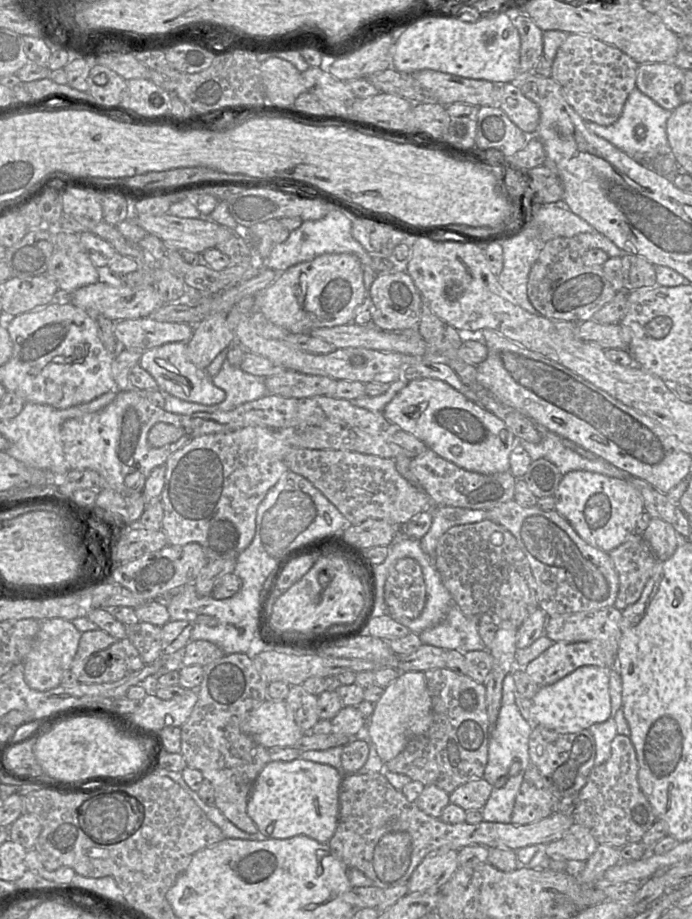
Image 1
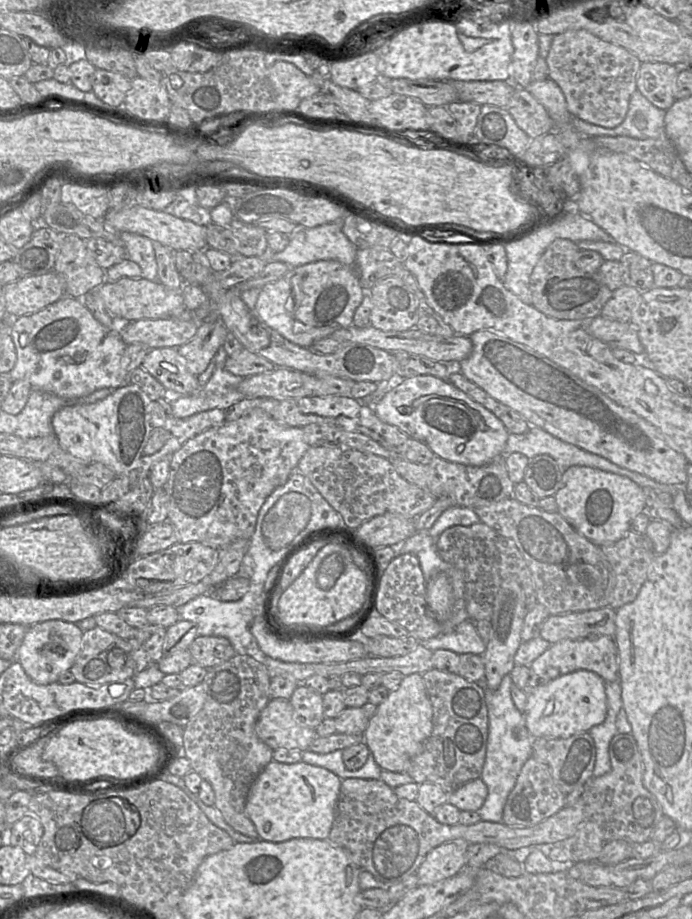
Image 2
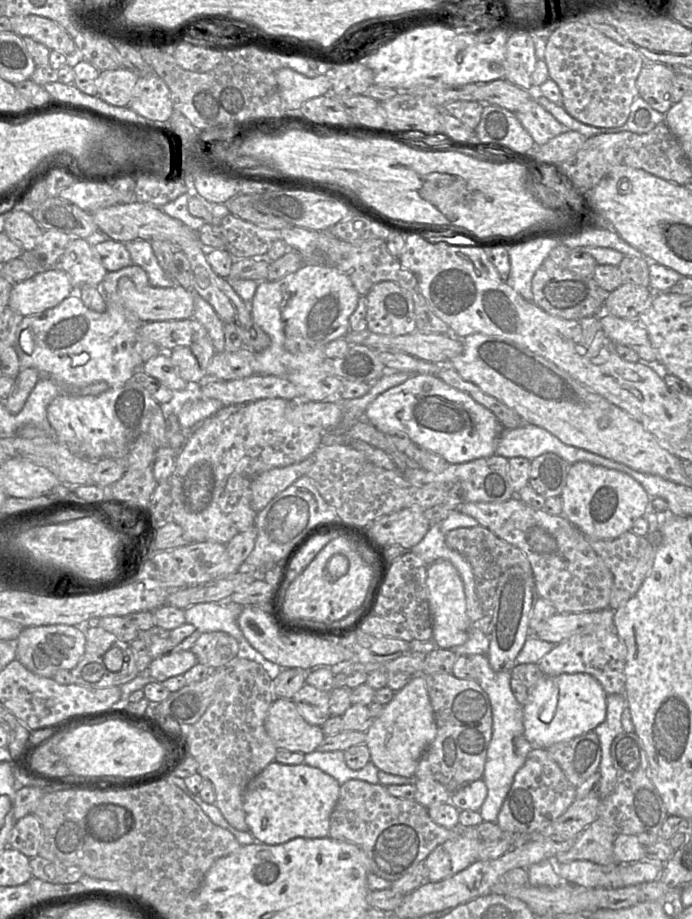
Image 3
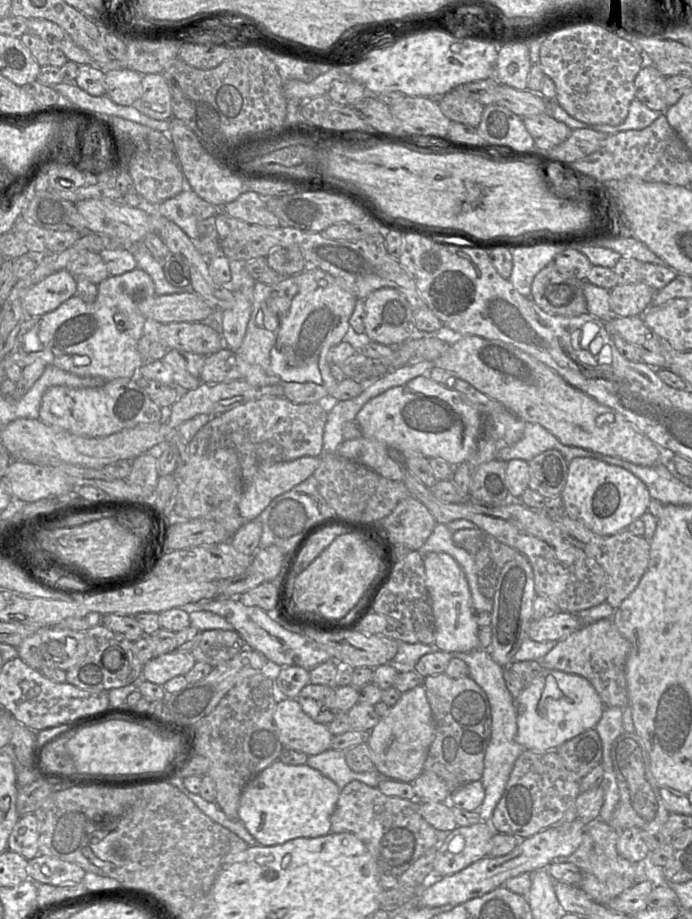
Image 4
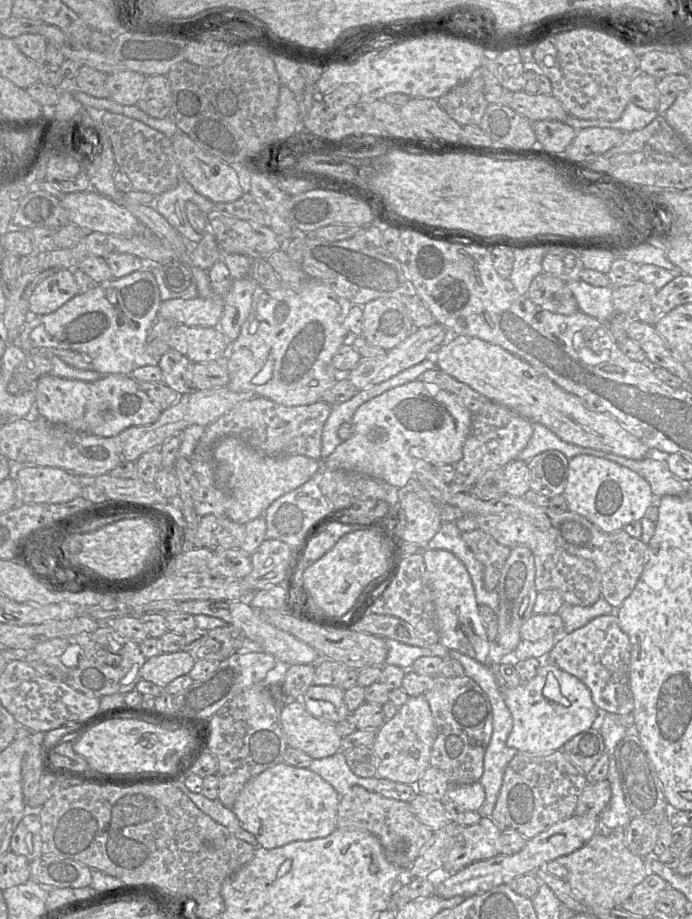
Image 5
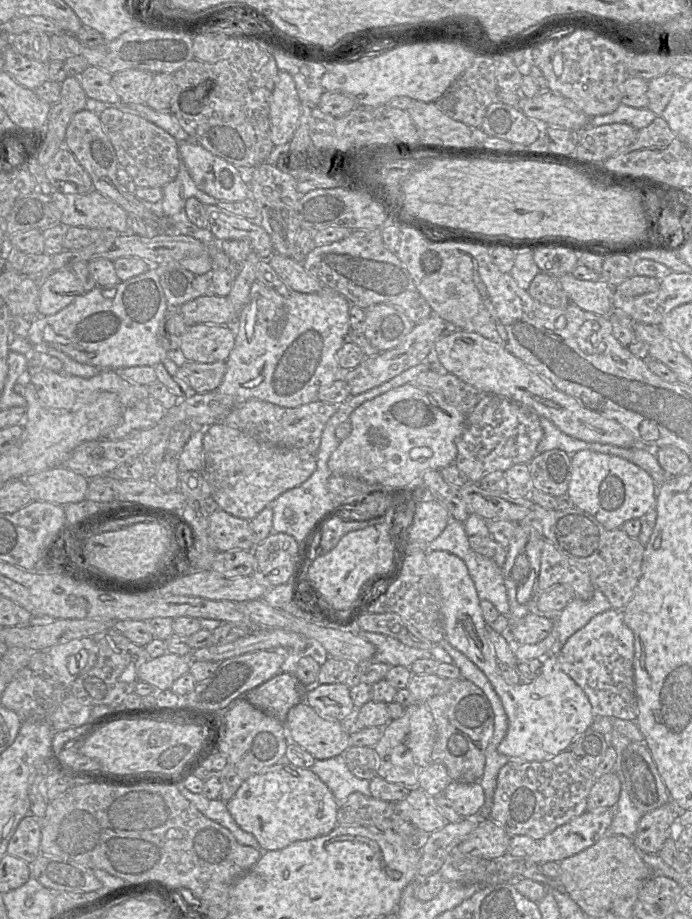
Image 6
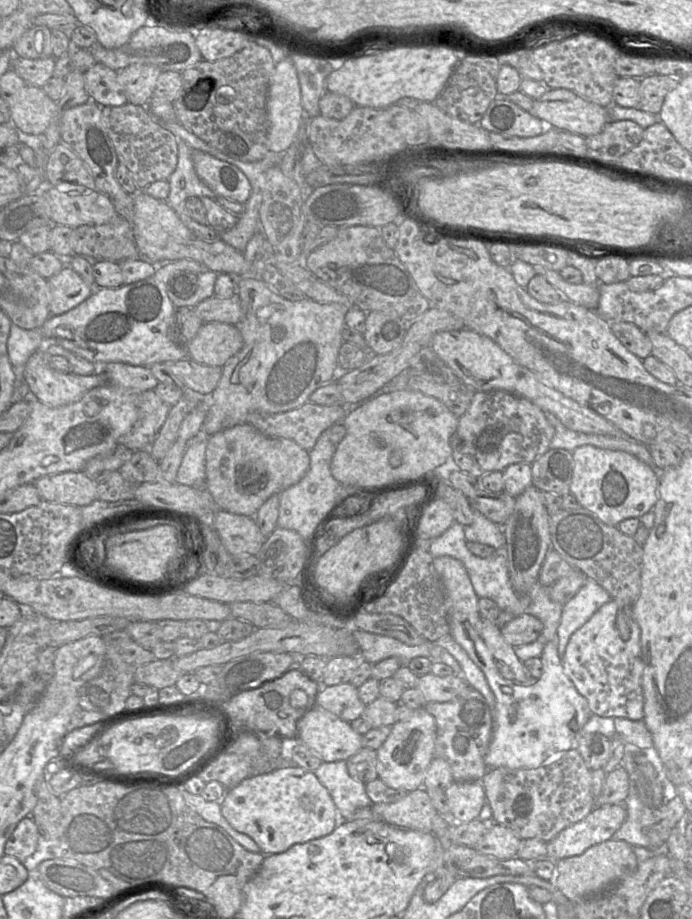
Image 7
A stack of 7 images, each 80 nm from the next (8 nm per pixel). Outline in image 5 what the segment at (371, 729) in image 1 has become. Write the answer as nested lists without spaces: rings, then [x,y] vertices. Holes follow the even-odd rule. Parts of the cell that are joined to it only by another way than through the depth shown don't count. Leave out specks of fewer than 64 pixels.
[[[423,695],[411,696],[398,708],[395,716],[377,730],[372,749],[377,756],[377,776],[393,782],[415,785],[430,767],[430,755],[436,726],[429,704]]]

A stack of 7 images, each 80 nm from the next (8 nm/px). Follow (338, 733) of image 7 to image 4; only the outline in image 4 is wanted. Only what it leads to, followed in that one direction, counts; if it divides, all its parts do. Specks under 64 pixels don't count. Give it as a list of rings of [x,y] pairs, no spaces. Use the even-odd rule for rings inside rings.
[[[279,698],[273,719],[283,748],[297,750],[307,756],[318,755],[331,748],[333,735],[328,725],[314,721],[303,711],[297,699]]]

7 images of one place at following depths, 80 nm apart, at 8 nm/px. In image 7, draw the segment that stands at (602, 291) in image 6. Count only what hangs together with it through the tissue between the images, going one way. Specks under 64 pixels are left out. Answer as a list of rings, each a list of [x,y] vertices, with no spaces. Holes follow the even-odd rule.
[[[540,265],[533,267],[536,274],[543,276],[566,300],[590,310],[597,310],[600,299],[599,284],[590,285],[583,282],[571,284],[560,276],[559,271],[550,270]]]

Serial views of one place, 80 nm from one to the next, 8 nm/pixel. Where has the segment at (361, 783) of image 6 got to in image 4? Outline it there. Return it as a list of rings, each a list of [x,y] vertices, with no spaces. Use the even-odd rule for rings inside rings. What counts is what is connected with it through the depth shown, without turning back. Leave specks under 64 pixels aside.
[[[328,749],[318,755],[308,756],[306,765],[331,779],[340,790],[351,781],[359,781],[374,788],[379,784],[378,772],[375,769],[365,773],[352,771],[346,763],[344,751]]]

